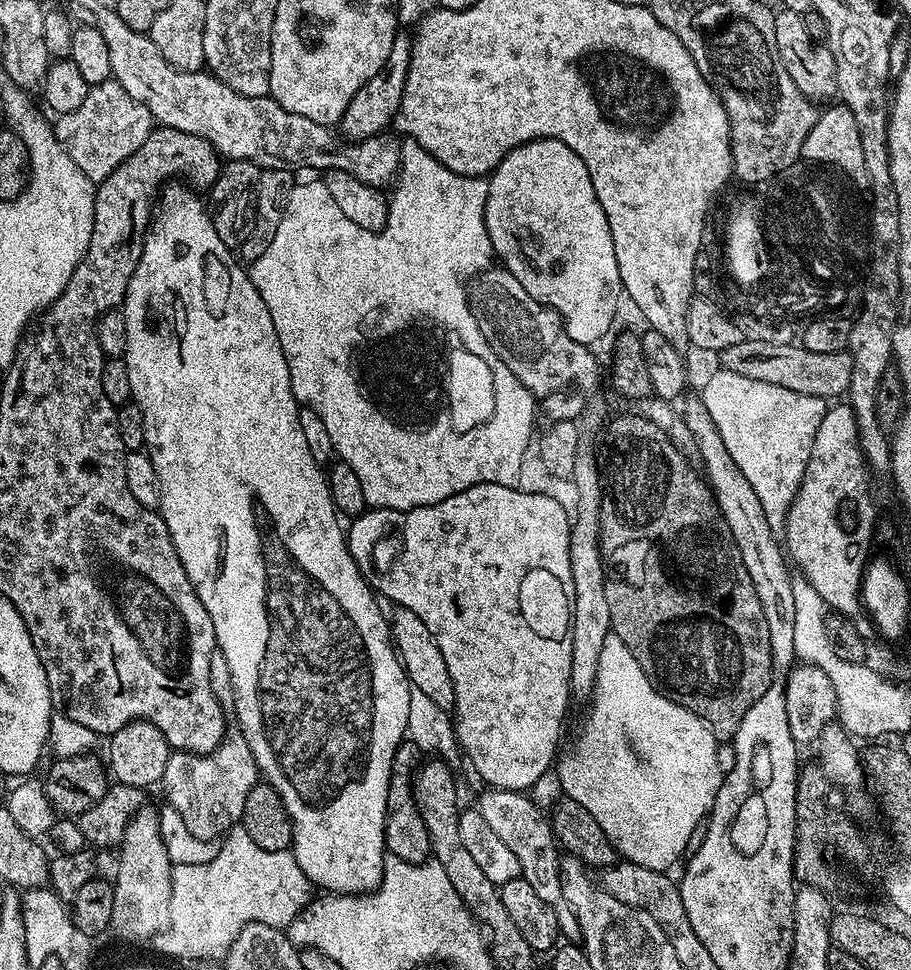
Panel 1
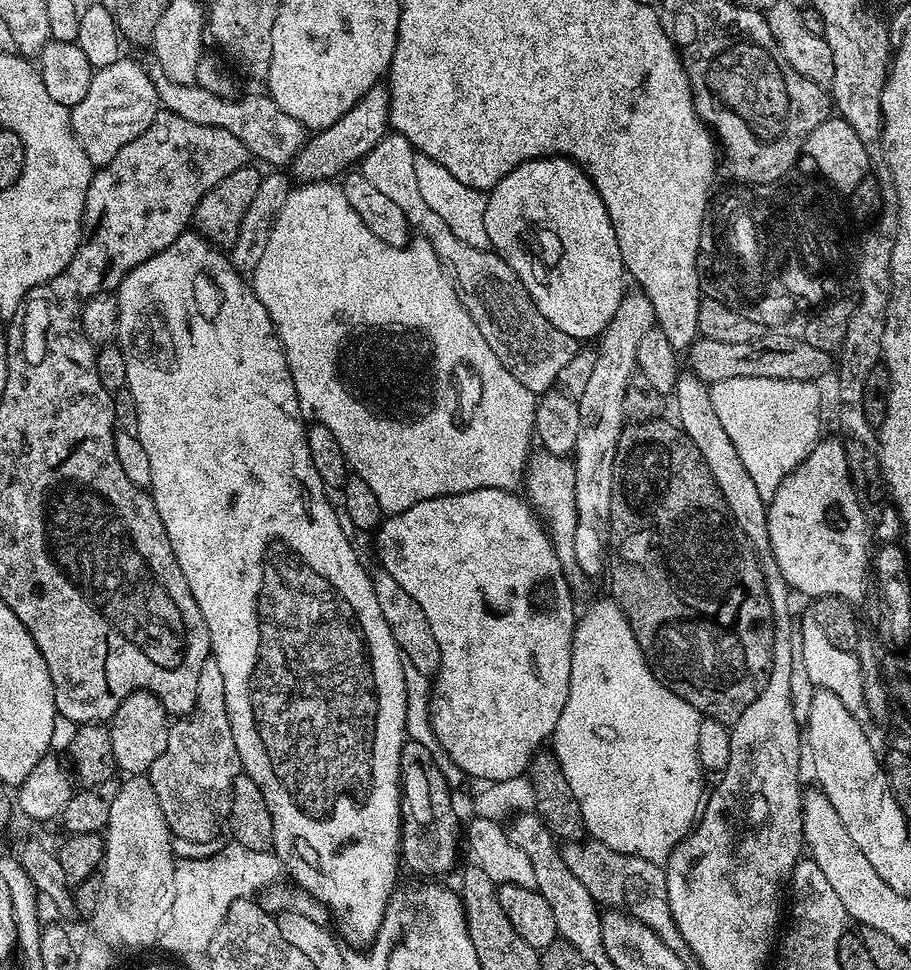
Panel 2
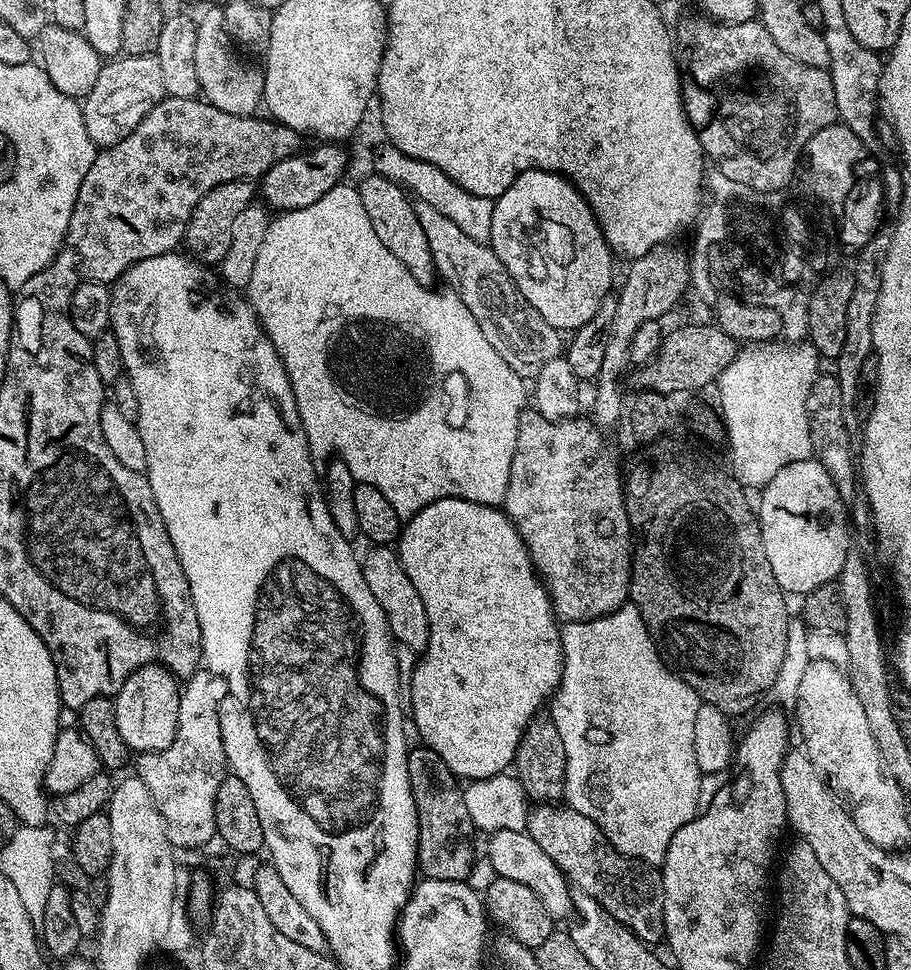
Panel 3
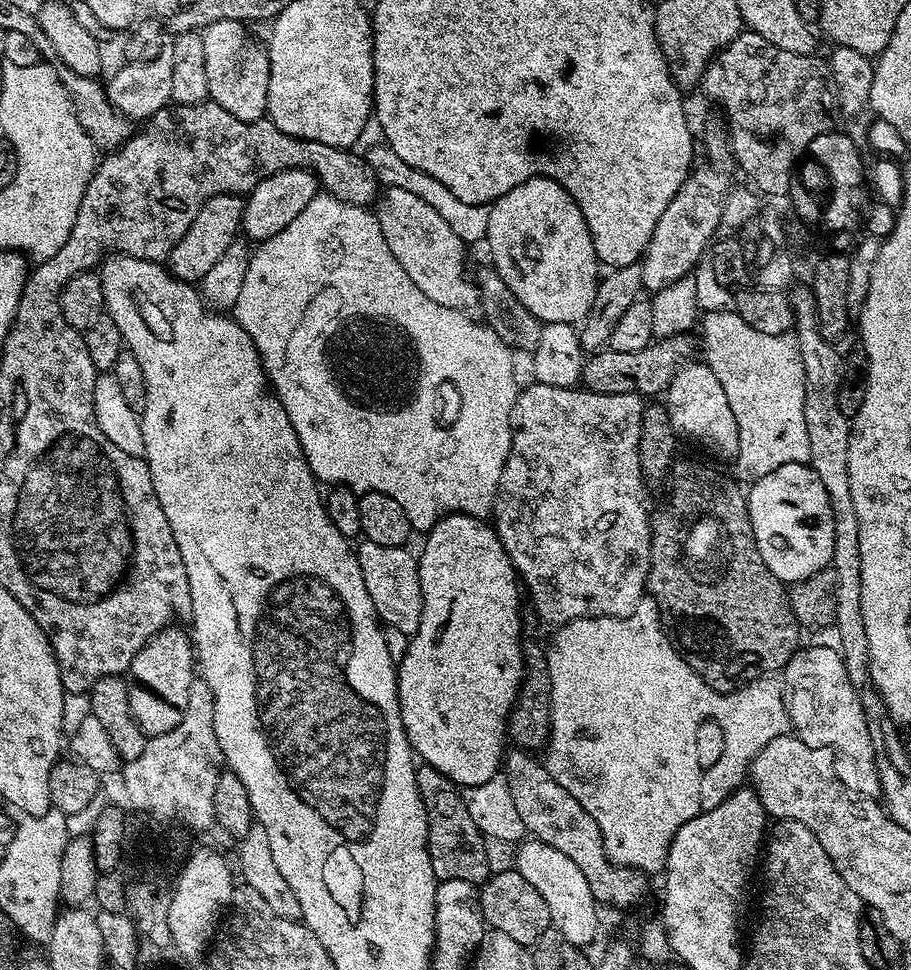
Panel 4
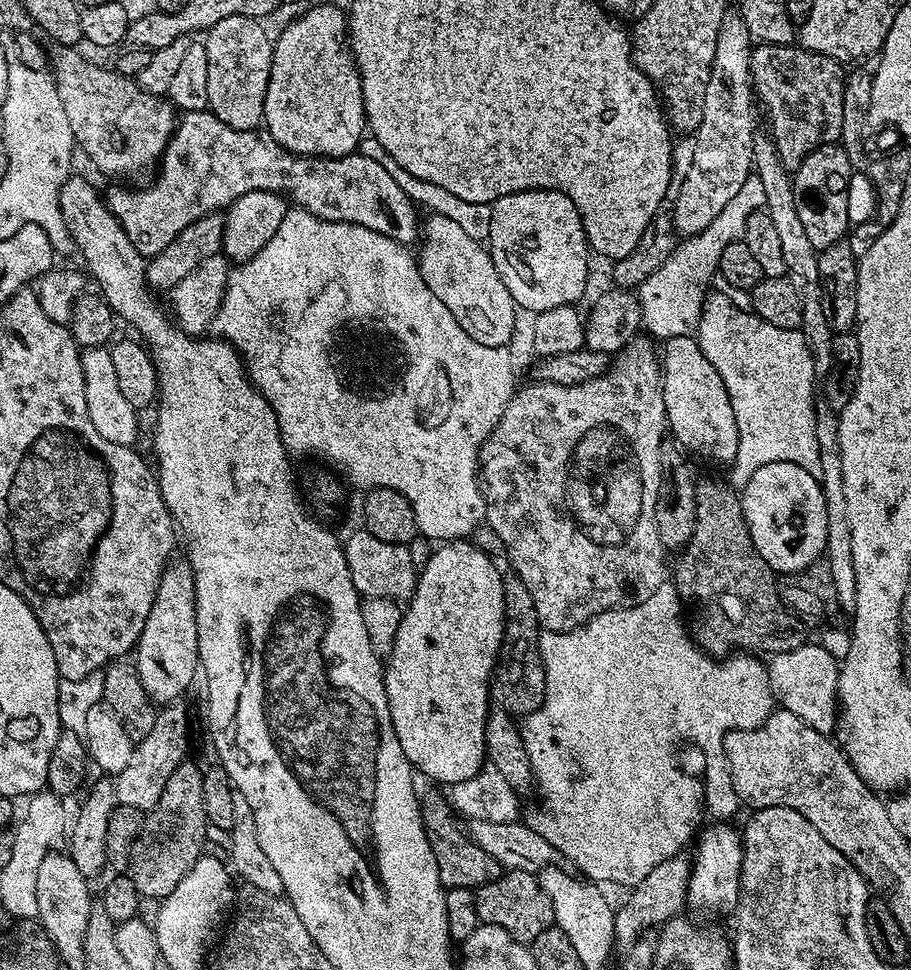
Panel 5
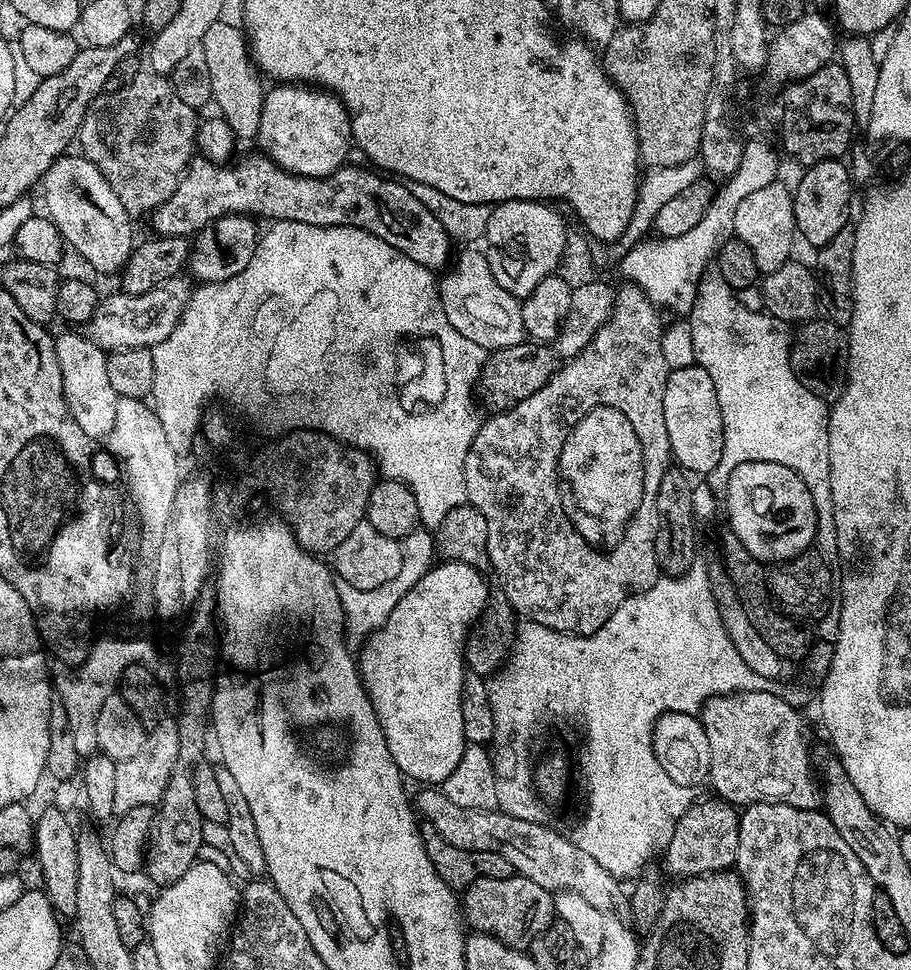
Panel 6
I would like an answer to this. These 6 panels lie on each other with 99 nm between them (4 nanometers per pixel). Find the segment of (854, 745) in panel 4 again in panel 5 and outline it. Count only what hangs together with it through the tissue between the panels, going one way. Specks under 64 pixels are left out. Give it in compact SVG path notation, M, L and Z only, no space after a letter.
M805 642L794 654L776 654L767 661L769 682L779 707L790 714L798 714L806 726L825 734L838 724L838 661L818 642Z

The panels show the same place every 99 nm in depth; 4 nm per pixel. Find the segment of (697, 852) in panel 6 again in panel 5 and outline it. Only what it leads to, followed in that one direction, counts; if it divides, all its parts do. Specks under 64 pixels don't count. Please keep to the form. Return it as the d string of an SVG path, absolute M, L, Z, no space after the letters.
M687 855L671 856L661 865L654 866L654 870L650 870L650 874L646 874L646 878L642 878L642 882L627 893L628 904L615 909L614 938L617 949L626 950L645 932L659 929L673 916L681 915L688 899L691 873L692 861Z

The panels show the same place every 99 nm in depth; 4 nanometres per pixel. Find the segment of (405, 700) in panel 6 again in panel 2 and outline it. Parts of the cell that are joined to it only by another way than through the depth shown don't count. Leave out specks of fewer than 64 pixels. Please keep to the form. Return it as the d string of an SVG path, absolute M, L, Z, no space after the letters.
M483 488L470 490L466 494L435 496L426 502L418 502L418 506L410 506L410 510L391 513L374 532L379 567L388 572L390 578L394 578L394 582L398 582L398 586L414 598L414 602L418 602L426 614L426 622L430 622L430 630L434 630L434 642L438 642L440 669L434 673L436 685L432 688L432 705L428 712L432 715L432 732L440 743L439 751L444 751L466 775L473 776L479 782L505 780L527 773L533 756L541 751L543 744L540 743L547 741L558 726L558 717L562 715L562 706L566 706L570 690L572 629L576 626L578 612L572 609L572 594L563 576L566 570L554 550L547 527L527 499L516 495L515 491L507 488Z

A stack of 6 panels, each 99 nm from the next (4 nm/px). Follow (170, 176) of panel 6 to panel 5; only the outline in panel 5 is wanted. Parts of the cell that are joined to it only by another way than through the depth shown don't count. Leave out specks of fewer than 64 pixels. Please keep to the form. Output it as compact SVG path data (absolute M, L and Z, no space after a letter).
M53 43L47 49L52 79L56 82L58 98L62 98L62 106L66 110L72 137L76 139L79 151L84 151L92 159L93 166L108 176L132 176L147 168L155 169L172 133L176 131L177 109L164 96L147 92L135 79L119 76L111 67L103 68L100 64L83 60L79 50L79 47L58 43Z

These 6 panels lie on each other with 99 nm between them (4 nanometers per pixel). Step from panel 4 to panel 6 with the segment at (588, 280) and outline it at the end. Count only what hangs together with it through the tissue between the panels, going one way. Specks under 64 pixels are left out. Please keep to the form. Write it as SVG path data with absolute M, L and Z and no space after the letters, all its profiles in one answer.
M507 200L493 207L490 220L486 225L483 243L488 243L488 248L483 249L484 257L488 260L494 278L506 289L511 296L527 298L546 277L557 271L557 257L563 240L570 234L570 228L564 225L564 216L559 212L559 207L543 200Z

